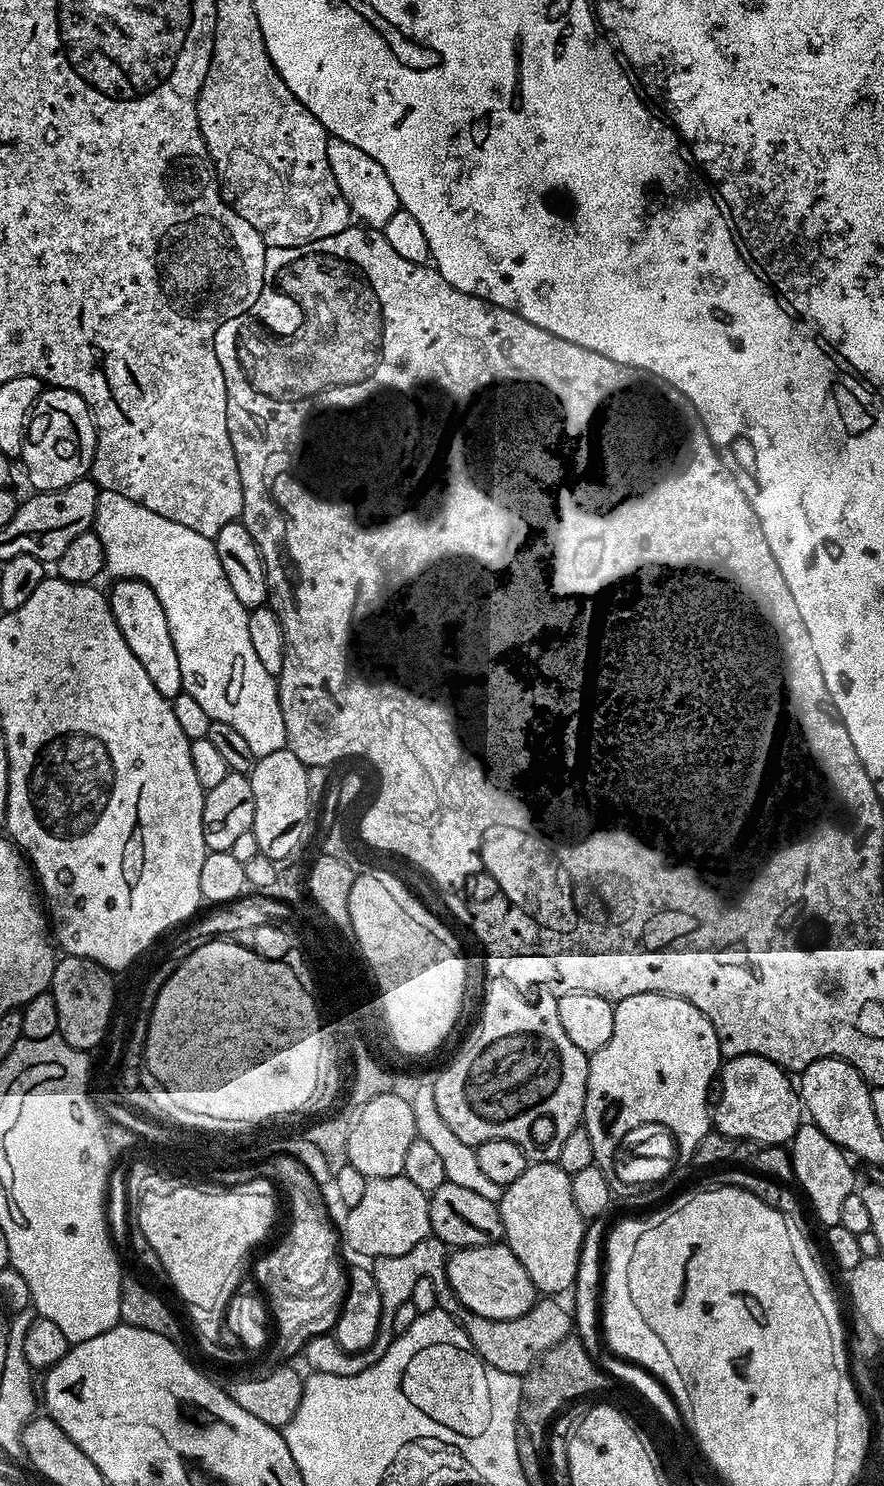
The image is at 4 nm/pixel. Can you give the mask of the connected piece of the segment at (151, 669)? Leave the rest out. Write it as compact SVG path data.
M117 579L115 583L112 592L107 593L108 605L112 607L118 630L122 630L122 638L126 638L126 646L130 646L130 654L142 662L142 670L146 670L154 690L158 690L162 698L175 700L184 691L182 666L178 666L178 650L174 650L170 622L166 622L166 610L162 610L158 594L154 594L154 590L141 580Z

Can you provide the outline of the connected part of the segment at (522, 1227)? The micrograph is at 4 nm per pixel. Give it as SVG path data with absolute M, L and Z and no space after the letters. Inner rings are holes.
M532 1162L501 1192L504 1193L498 1196L498 1207L504 1227L503 1243L526 1266L526 1274L530 1274L537 1293L567 1293L575 1282L586 1227L574 1204L571 1175L556 1162Z

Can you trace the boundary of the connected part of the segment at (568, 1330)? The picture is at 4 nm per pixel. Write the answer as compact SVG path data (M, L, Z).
M429 1238L418 1242L414 1250L406 1250L406 1254L397 1256L377 1256L371 1261L370 1271L374 1282L378 1282L378 1294L382 1294L382 1318L381 1329L391 1329L394 1322L394 1314L402 1302L413 1299L412 1291L419 1280L429 1276L436 1283L440 1291L439 1307L456 1317L462 1325L464 1333L470 1338L473 1349L490 1366L494 1366L503 1372L509 1372L518 1377L523 1377L536 1367L544 1353L557 1347L574 1332L574 1316L566 1307L563 1308L556 1298L540 1298L534 1307L526 1314L509 1320L495 1320L494 1318L482 1318L478 1314L468 1311L462 1306L462 1302L456 1296L446 1271L446 1246L441 1240Z

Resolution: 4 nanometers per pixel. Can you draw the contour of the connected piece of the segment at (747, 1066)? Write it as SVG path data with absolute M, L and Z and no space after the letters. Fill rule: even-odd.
M746 1055L731 1057L722 1076L725 1076L724 1089L710 1116L715 1131L737 1142L756 1140L752 1142L757 1145L787 1145L802 1123L800 1093L797 1085L788 1081L789 1073L765 1056Z

